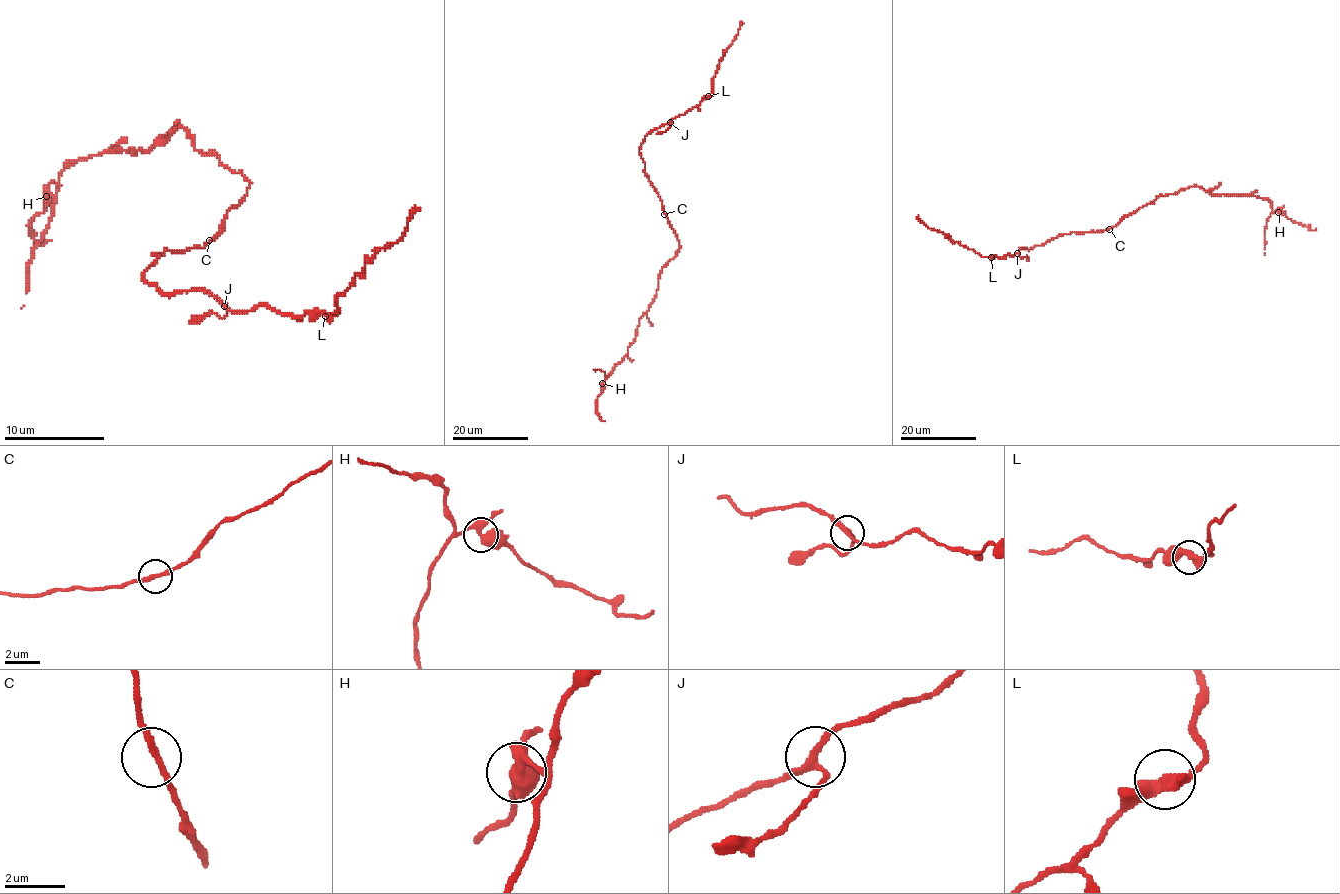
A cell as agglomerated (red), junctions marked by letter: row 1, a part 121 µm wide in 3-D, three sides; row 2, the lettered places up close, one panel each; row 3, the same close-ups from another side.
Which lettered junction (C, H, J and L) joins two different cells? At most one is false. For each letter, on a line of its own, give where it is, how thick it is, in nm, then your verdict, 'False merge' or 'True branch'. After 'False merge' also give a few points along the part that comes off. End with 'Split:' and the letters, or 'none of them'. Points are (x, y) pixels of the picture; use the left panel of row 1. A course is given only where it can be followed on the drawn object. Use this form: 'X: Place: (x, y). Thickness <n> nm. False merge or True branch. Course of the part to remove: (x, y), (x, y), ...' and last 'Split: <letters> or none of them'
C: Place: (209, 240). Thickness 200 nm. True branch
H: Place: (46, 196). Thickness 420 nm. False merge. Course of the part to remove: (46, 195), (46, 208), (31, 223), (31, 235), (36, 243), (51, 240)
J: Place: (224, 306). Thickness 180 nm. True branch
L: Place: (325, 316). Thickness 420 nm. True branch
Split: H

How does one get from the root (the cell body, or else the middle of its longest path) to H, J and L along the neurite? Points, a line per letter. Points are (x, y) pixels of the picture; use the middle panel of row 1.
H: (665, 214), (679, 248), (661, 270), (656, 298), (640, 318), (627, 355), (602, 383)
J: (665, 214), (660, 197), (643, 170), (639, 148), (648, 134), (670, 122)
L: (665, 214), (660, 197), (643, 170), (644, 162), (639, 152), (641, 143), (654, 129), (685, 114), (708, 96)

